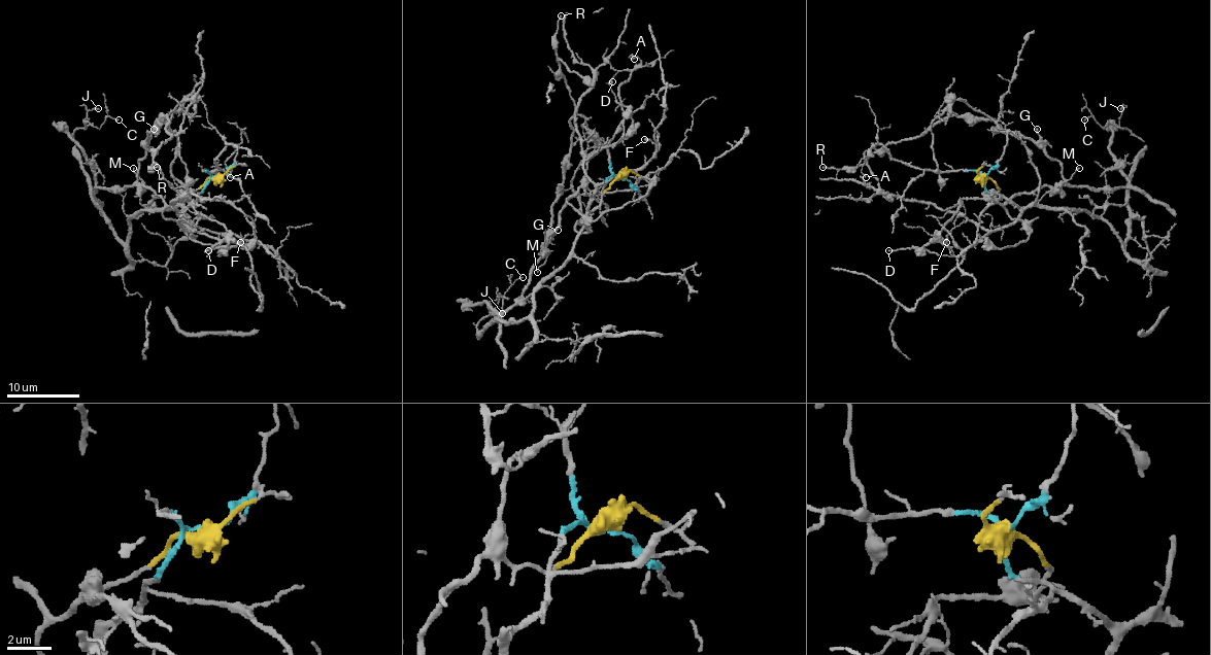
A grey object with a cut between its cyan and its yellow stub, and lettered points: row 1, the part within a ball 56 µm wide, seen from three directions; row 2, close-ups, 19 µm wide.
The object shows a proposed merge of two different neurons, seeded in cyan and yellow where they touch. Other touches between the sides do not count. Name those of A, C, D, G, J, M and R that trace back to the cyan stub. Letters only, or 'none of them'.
A, C, J

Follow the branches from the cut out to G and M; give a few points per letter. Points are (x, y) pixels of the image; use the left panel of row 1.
G: (215, 176), (210, 176), (168, 206), (137, 180), (146, 140), (154, 129)
M: (215, 176), (210, 176), (168, 206), (142, 185), (133, 167)

